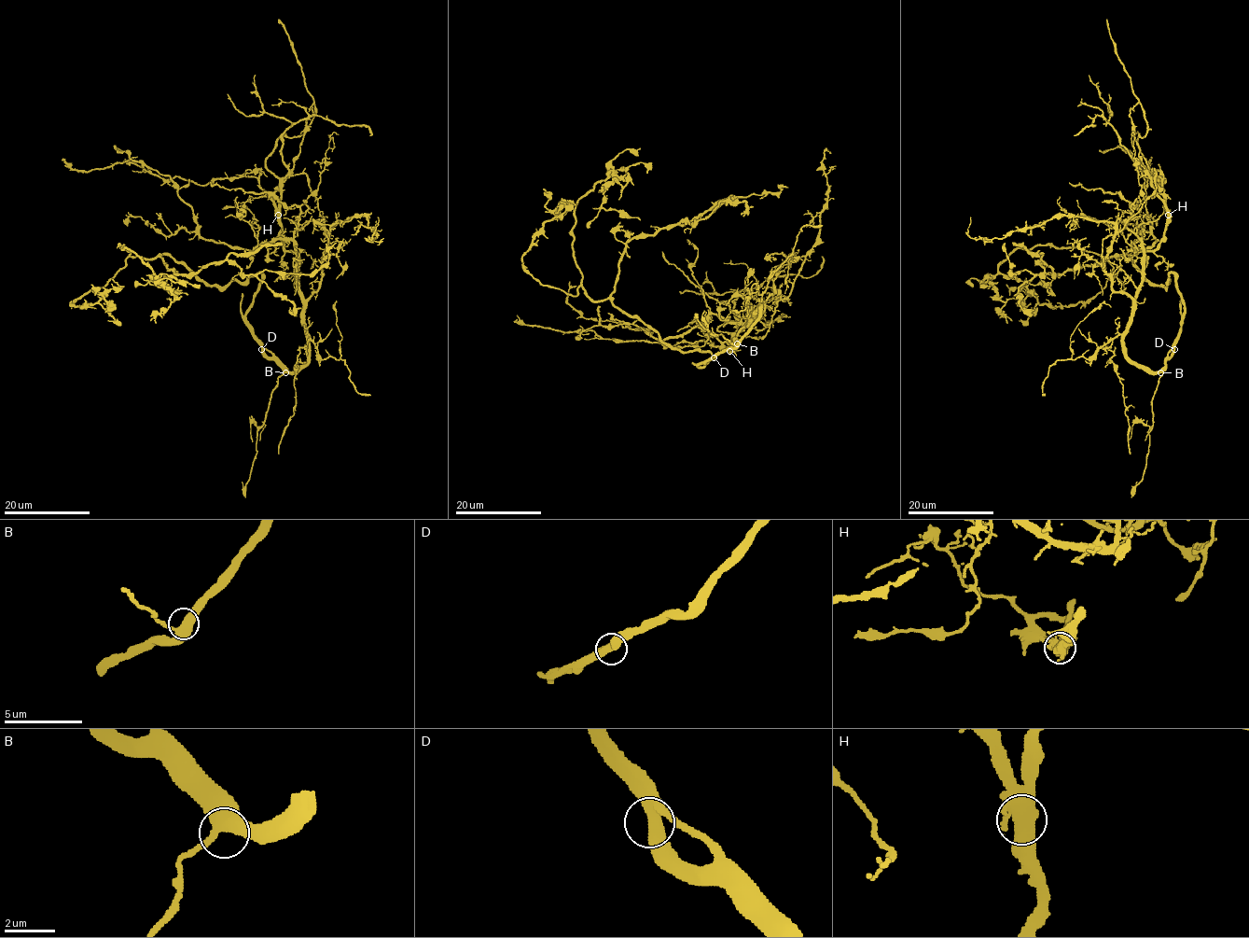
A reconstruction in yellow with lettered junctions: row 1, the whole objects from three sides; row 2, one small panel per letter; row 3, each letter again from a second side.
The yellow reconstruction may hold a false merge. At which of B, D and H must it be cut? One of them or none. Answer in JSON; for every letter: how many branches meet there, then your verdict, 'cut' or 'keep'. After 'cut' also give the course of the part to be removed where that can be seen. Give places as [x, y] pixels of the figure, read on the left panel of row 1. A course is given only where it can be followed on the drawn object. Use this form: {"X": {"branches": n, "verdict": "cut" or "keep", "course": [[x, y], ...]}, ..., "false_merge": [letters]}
{"B": {"branches": 3, "verdict": "keep"}, "D": {"branches": 3, "verdict": "keep"}, "H": {"branches": 3, "verdict": "cut", "course": [[278, 214], [280, 184], [266, 167], [266, 159], [280, 138], [304, 132], [314, 109], [293, 42], [278, 19]]}, "false_merge": ["H"]}

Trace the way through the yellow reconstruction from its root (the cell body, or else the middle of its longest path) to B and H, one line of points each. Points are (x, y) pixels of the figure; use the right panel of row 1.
B: (1170, 349), (1166, 368), (1160, 372)
H: (1170, 349), (1166, 364), (1148, 371), (1127, 356), (1123, 341), (1142, 279), (1143, 257), (1163, 237), (1168, 214)

